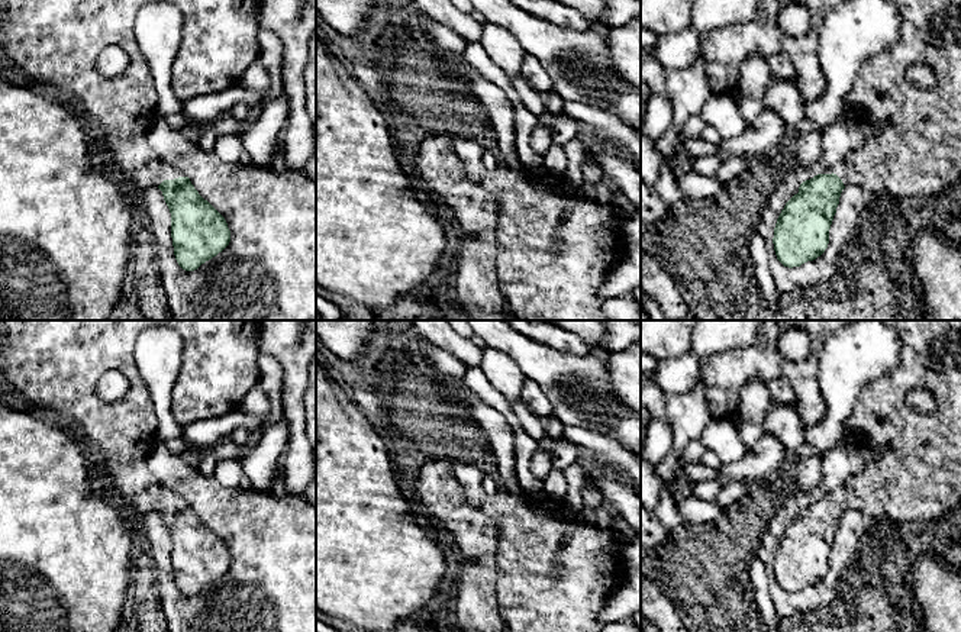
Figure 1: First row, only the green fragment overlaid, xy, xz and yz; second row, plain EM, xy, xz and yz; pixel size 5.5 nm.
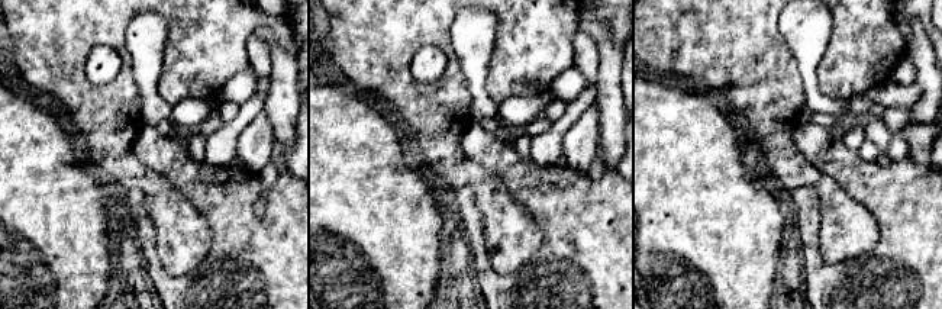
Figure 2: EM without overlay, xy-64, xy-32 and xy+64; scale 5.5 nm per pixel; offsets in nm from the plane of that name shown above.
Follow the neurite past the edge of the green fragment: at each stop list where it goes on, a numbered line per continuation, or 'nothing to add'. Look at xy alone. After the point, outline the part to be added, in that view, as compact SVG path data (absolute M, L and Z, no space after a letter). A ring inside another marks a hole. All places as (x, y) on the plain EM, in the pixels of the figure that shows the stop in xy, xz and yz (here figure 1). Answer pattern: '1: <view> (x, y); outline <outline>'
1: xy (57, 364); outline M4 320L7 346L0 355L0 370L17 394L26 396L36 407L68 412L72 429L90 441L100 452L100 465L107 475L113 499L136 513L158 512L164 504L188 502L186 496L158 483L146 468L154 448L158 420L151 396L133 364L138 336L149 328L167 326L180 333L184 342L183 365L172 387L171 413L181 426L222 416L238 407L239 402L258 383L258 333L261 320ZM110 370L120 371L129 381L126 394L113 403L97 396L100 377Z

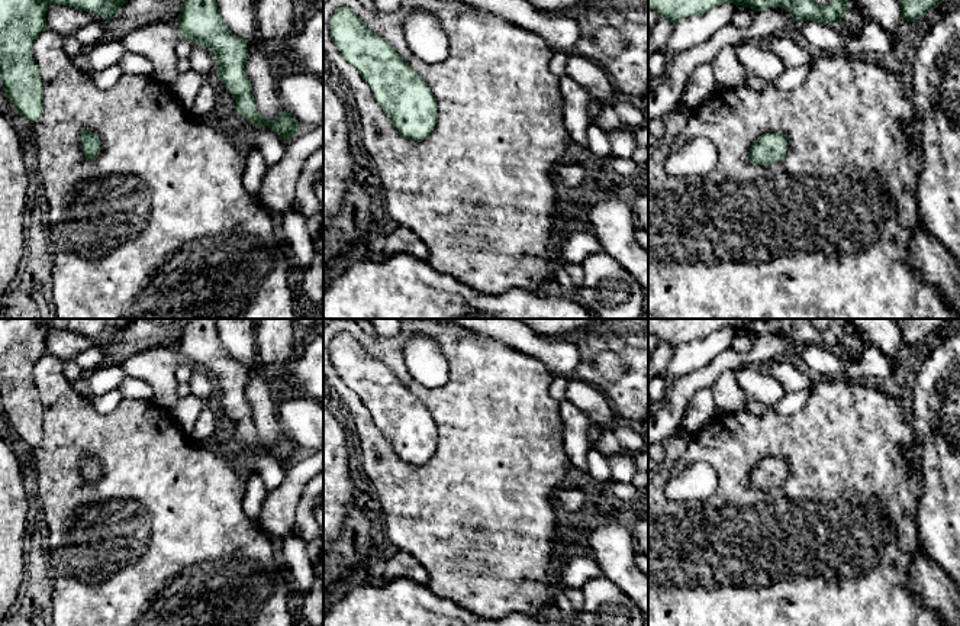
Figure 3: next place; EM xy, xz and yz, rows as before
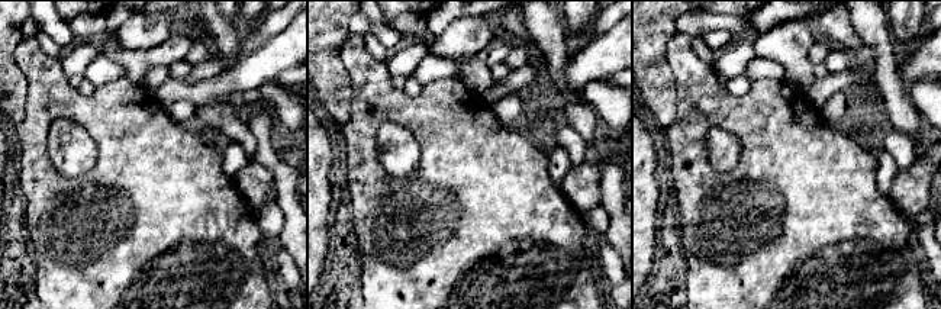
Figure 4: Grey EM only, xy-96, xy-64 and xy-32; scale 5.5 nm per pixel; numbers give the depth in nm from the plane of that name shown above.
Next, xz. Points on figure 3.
nothing to add

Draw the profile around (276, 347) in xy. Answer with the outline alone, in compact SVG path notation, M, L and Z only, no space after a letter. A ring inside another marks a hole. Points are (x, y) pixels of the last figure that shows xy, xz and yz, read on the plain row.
M255 319L255 352L260 375L271 385L278 383L297 352L294 319Z

